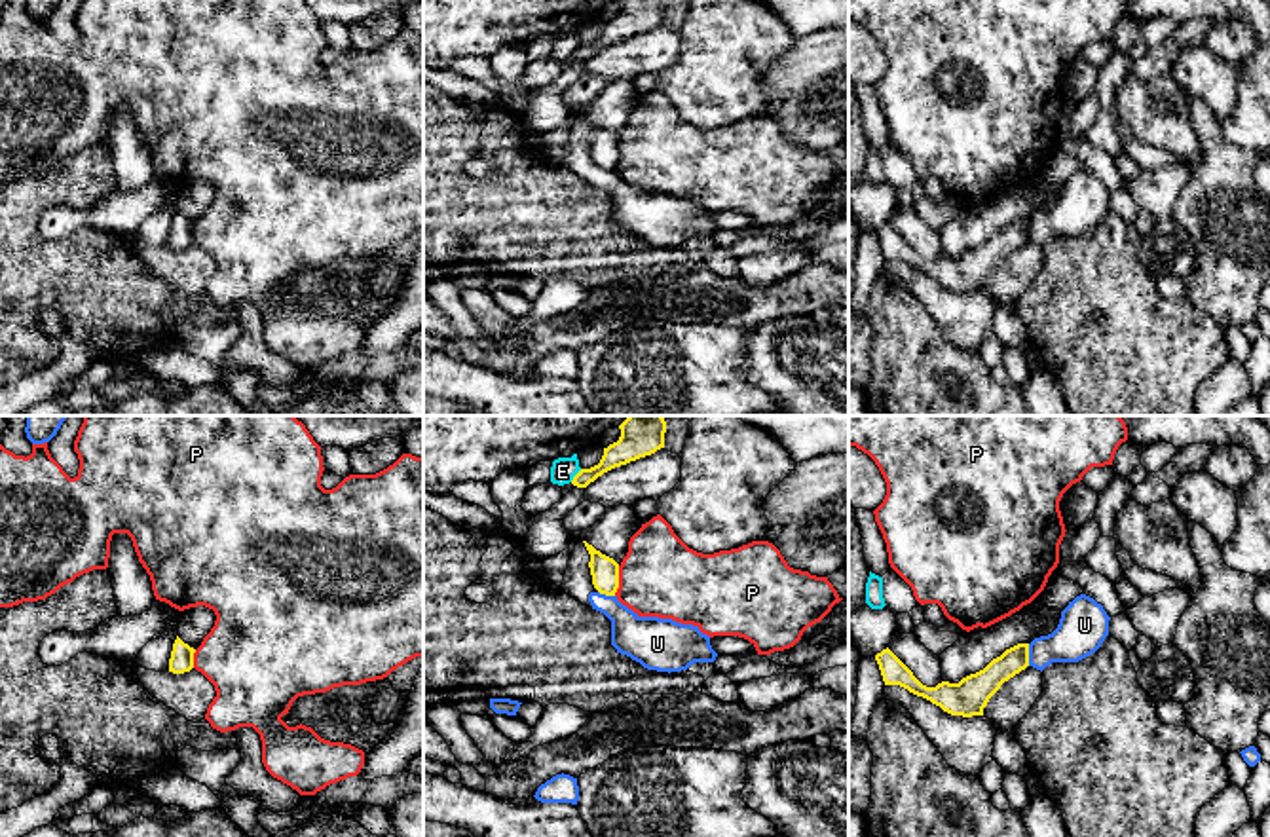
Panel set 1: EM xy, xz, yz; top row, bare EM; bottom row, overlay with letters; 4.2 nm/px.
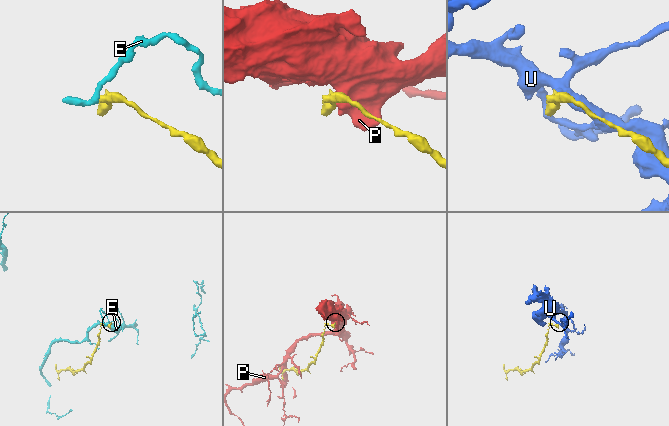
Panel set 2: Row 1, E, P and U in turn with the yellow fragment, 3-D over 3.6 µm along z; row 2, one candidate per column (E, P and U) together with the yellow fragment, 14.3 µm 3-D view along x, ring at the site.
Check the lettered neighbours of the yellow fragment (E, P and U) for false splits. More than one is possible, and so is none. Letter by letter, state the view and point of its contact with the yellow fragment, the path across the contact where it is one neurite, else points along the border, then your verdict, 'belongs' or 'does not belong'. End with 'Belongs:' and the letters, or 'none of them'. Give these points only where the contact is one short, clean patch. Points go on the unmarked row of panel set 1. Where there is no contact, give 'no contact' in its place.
E: meets yellow in xz at (576, 50); border along xz (581, 44), (570, 55); does not belong
P: meets yellow in xz at (617, 156); does not belong
U: meets yellow in yz at (1027, 230); border along yz (1027, 219), (1029, 240); does not belong
Belongs: none of them

